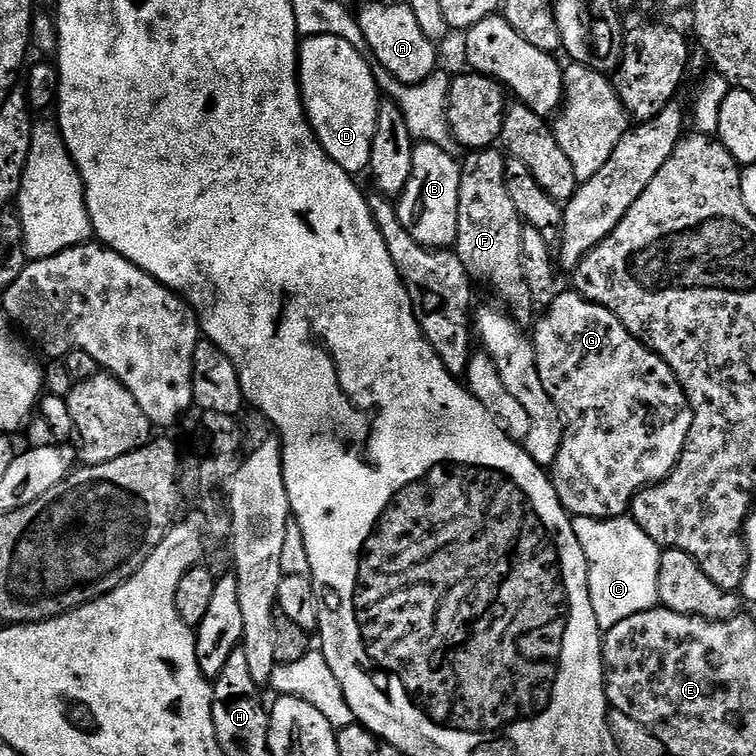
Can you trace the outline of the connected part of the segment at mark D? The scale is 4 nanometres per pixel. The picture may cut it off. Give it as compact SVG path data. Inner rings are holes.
M309 36L300 45L300 93L310 126L328 157L353 174L369 171L382 103L373 65L360 51L340 36Z

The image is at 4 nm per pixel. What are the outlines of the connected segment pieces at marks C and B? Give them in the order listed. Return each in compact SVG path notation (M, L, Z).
M627 515L618 516L615 520L572 516L572 525L574 534L582 546L582 554L586 554L590 602L594 606L594 618L598 618L598 626L601 630L618 626L622 618L630 618L630 614L642 614L660 604L658 566L662 549L652 541L650 534L646 534L646 530L642 530L642 526L638 526Z
M417 143L414 147L414 166L410 170L410 182L398 198L396 213L406 230L427 248L451 249L458 234L458 186L460 164L446 148L433 144Z

